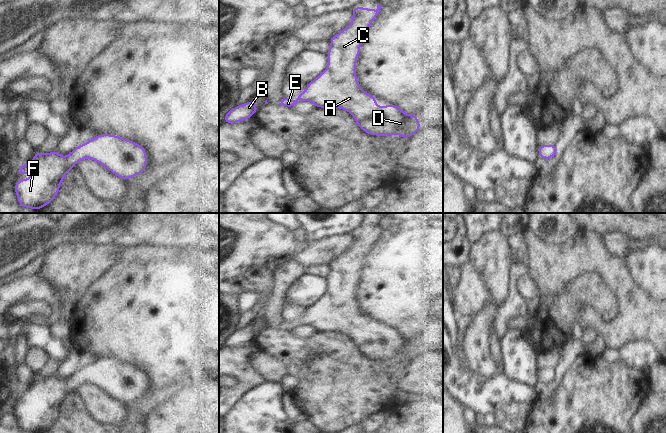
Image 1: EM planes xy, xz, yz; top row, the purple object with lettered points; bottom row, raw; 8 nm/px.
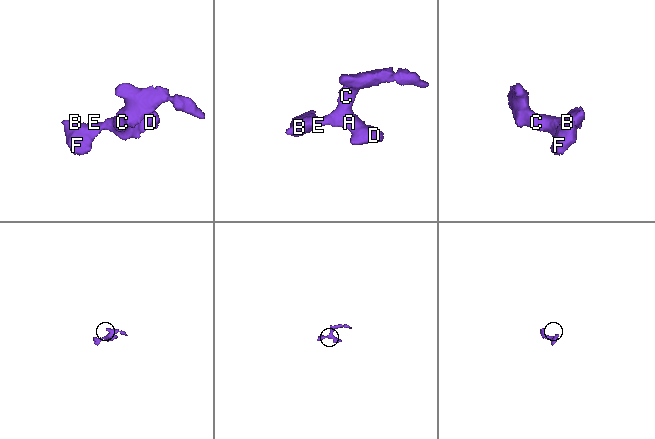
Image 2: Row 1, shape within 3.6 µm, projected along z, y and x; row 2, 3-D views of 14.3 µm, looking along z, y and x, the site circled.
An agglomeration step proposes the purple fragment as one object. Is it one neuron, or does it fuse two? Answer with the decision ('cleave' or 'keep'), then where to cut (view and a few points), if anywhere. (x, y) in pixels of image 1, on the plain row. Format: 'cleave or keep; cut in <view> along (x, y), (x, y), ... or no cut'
keep; no cut

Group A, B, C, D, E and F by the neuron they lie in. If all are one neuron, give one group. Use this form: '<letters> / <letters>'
A B C D E F

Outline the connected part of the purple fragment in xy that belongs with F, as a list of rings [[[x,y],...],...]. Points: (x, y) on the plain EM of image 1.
[[[99,358],[83,369],[76,370],[66,381],[57,374],[49,377],[36,375],[33,383],[21,390],[19,398],[29,396],[31,403],[21,403],[12,411],[18,422],[18,429],[23,432],[41,433],[50,428],[60,415],[60,408],[75,388],[83,383],[90,382],[107,392],[112,398],[129,404],[136,399],[145,397],[147,390],[147,376],[137,366],[127,364],[114,358]]]

